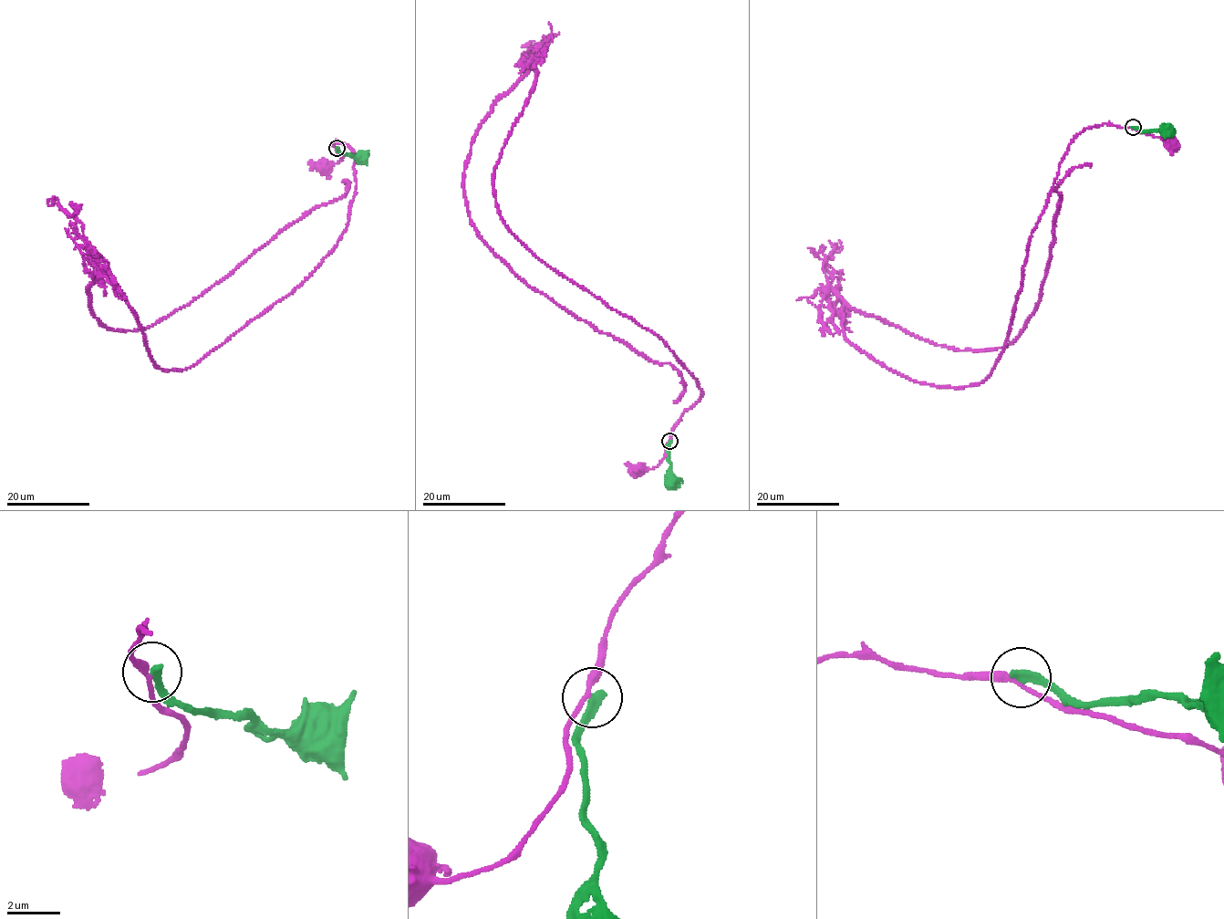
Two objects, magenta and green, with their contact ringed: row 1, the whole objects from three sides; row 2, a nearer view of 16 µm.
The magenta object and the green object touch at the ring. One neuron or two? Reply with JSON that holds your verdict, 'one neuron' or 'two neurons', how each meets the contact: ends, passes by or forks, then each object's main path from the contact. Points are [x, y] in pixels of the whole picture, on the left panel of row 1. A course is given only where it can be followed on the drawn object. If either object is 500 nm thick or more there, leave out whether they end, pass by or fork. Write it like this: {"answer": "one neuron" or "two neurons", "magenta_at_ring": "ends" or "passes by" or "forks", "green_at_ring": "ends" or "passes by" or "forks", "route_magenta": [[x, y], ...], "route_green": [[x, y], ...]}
{"answer": "two neurons", "magenta_at_ring": "passes by", "green_at_ring": "ends", "route_magenta": [[337, 148], [342, 155], [338, 162], [323, 167]], "route_green": [[337, 148], [342, 152], [359, 158], [368, 152]]}

